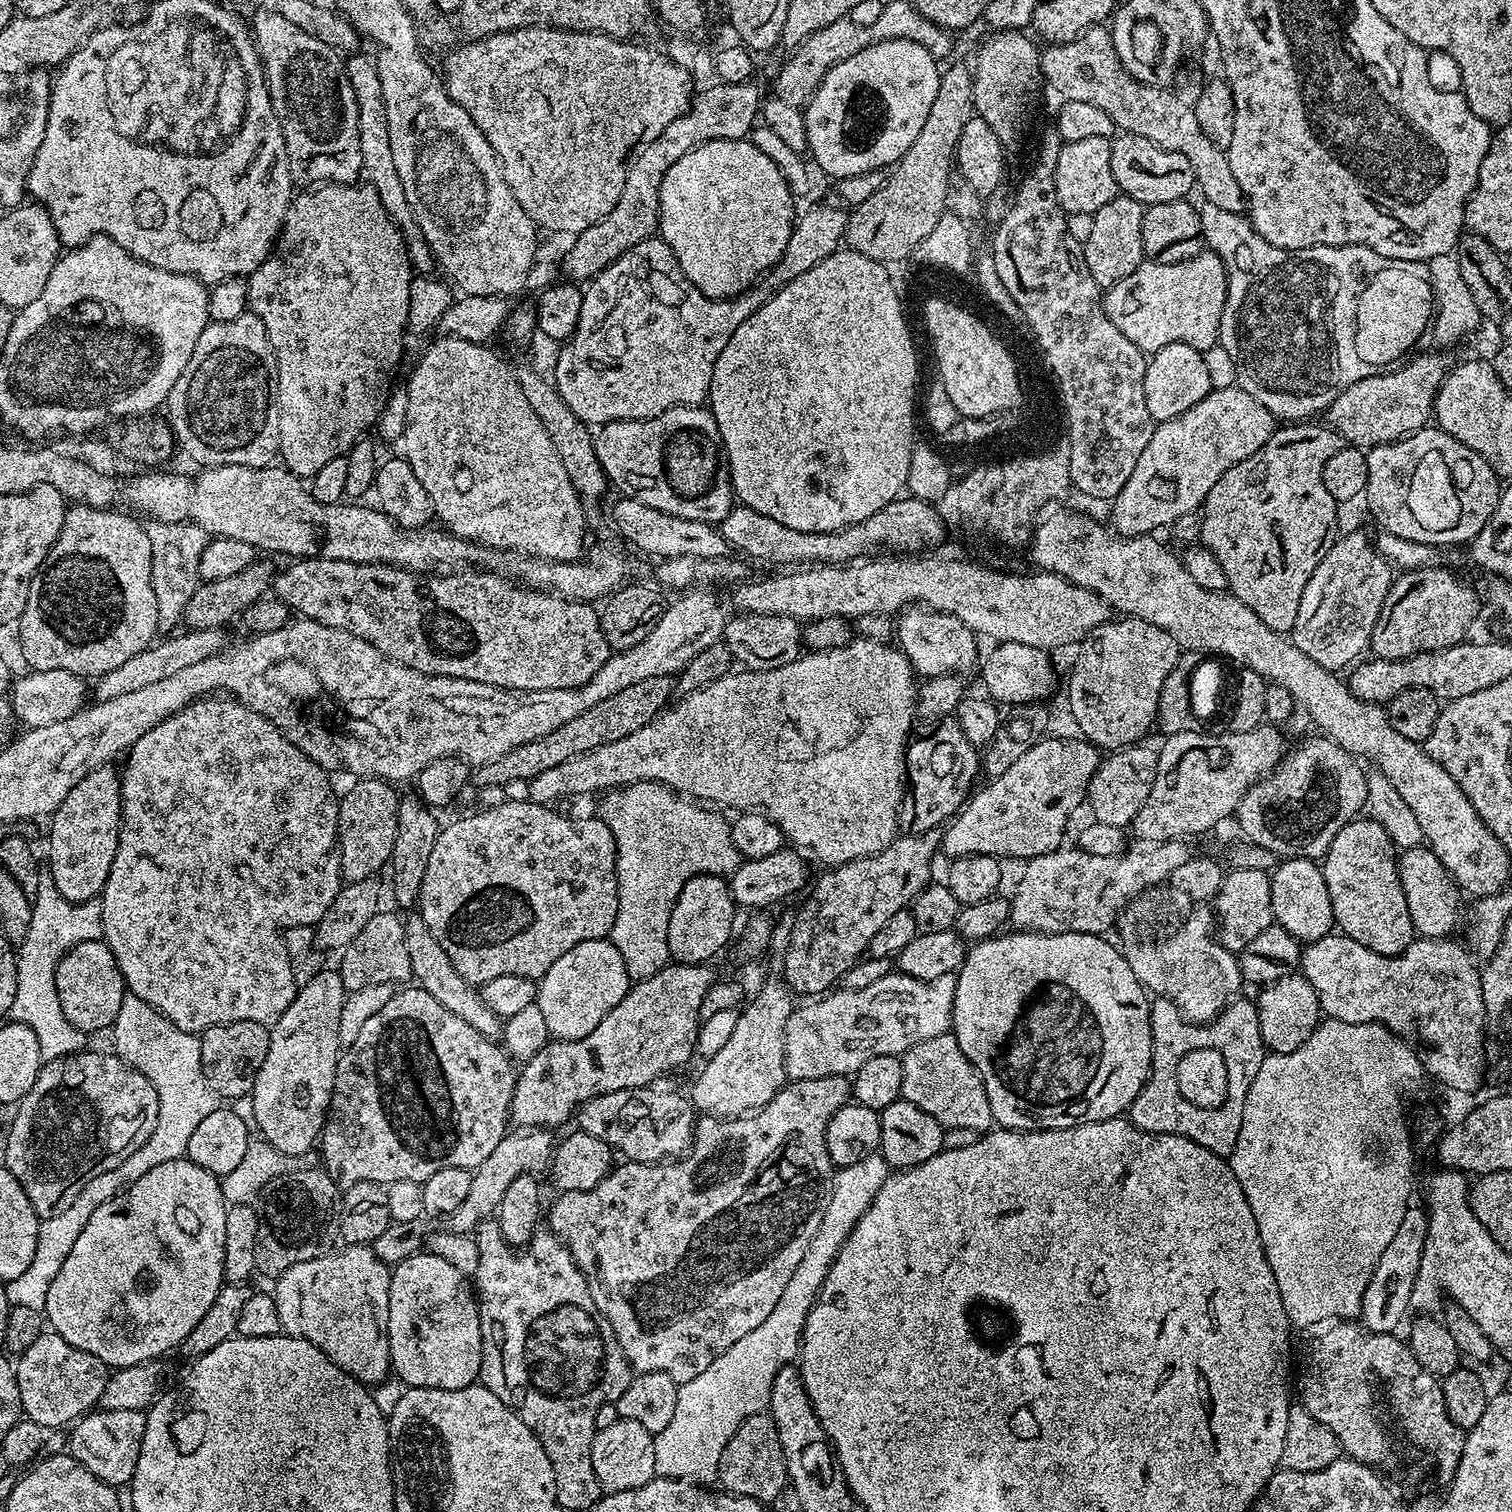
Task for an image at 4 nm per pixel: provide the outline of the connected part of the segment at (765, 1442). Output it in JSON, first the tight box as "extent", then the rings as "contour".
{"extent":[716,1411,789,1505],"contour":[[[767,1411],[754,1414],[738,1426],[738,1430],[726,1442],[722,1458],[716,1467],[719,1487],[734,1496],[752,1496],[761,1504],[771,1505],[789,1487],[786,1462],[782,1458],[782,1442],[778,1442],[778,1430]]]}

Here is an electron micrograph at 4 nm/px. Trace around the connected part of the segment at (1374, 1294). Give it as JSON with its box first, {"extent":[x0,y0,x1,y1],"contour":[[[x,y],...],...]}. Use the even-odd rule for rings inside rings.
{"extent":[1358,1206,1428,1333],"contour":[[[1410,1206],[1394,1234],[1393,1241],[1382,1250],[1374,1270],[1371,1272],[1370,1282],[1363,1291],[1362,1302],[1358,1313],[1361,1327],[1372,1333],[1395,1333],[1403,1320],[1406,1310],[1411,1307],[1414,1282],[1417,1278],[1418,1266],[1421,1265],[1421,1252],[1425,1246],[1428,1233],[1427,1211],[1423,1208]]]}

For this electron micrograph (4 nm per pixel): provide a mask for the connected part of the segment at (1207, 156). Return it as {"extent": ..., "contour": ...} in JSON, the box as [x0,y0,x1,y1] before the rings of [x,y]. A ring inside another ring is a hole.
{"extent":[1040,26,1246,213],"contour":[[[1093,26],[1076,37],[1075,40],[1066,40],[1062,44],[1049,43],[1040,54],[1040,74],[1045,85],[1048,84],[1060,95],[1061,101],[1070,102],[1090,102],[1094,106],[1099,106],[1101,110],[1106,110],[1110,118],[1116,123],[1117,129],[1121,133],[1133,132],[1142,138],[1150,138],[1158,146],[1166,150],[1174,150],[1186,154],[1190,161],[1190,166],[1194,170],[1196,179],[1195,187],[1201,190],[1207,203],[1218,206],[1222,210],[1230,210],[1231,213],[1241,213],[1246,206],[1241,187],[1234,179],[1234,174],[1230,171],[1228,153],[1225,149],[1214,146],[1210,138],[1202,131],[1202,126],[1198,123],[1198,114],[1191,103],[1188,104],[1180,96],[1168,92],[1167,87],[1153,86],[1150,84],[1139,84],[1131,74],[1122,66],[1118,54],[1114,50],[1111,31],[1104,26]]]}

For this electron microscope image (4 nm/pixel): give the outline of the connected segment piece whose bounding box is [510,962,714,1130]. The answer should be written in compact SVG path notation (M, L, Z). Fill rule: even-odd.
M669 962L645 980L635 981L629 987L626 998L594 1026L586 1038L577 1040L552 1040L519 1069L516 1089L512 1095L510 1120L523 1128L556 1130L559 1124L573 1119L574 1113L590 1098L610 1094L614 1090L646 1088L657 1083L659 1076L686 1063L696 1052L696 1035L700 1029L700 1010L706 990L714 983L708 964L677 964Z

